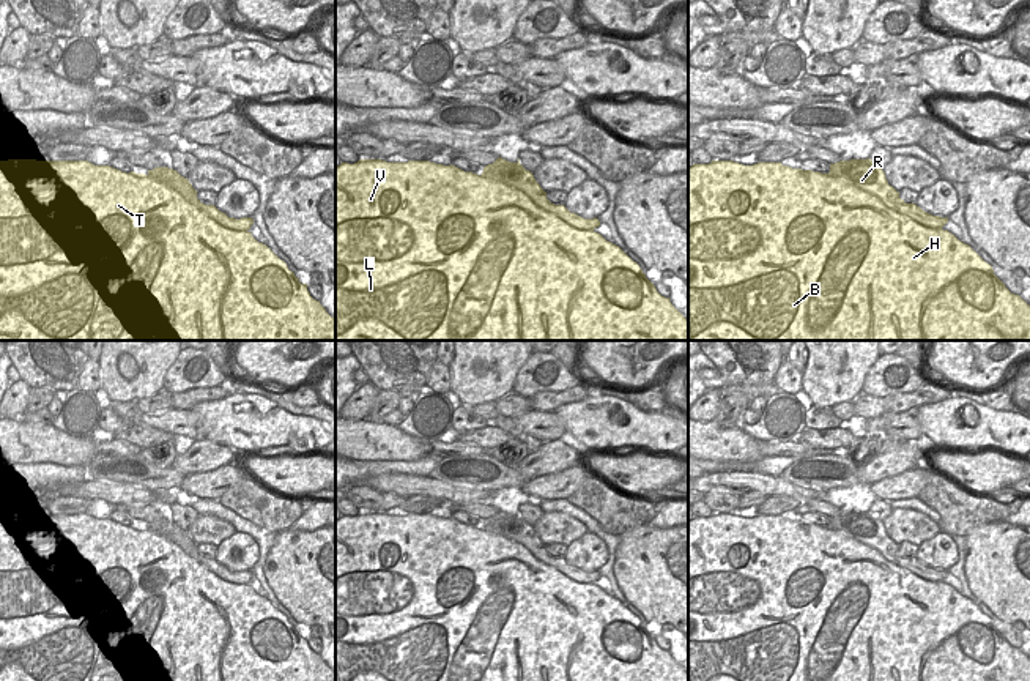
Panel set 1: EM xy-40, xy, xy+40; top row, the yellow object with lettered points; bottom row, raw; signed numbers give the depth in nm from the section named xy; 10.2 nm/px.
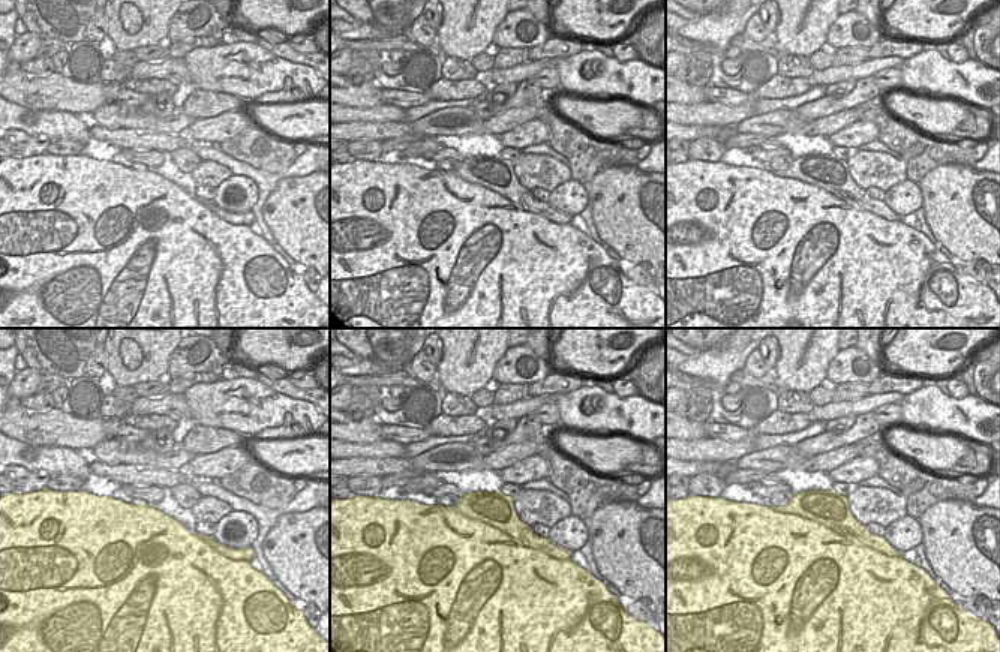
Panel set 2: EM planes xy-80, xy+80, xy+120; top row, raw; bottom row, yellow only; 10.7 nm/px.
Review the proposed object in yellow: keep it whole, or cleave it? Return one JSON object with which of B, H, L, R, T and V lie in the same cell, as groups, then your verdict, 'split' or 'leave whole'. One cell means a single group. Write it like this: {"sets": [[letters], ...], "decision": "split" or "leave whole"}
{"sets": [["B", "H", "L", "T", "V"], ["R"]], "decision": "split"}

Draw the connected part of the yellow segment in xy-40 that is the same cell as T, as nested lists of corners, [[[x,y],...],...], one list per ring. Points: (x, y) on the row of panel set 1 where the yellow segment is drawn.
[[[0,161],[0,340],[335,340],[335,318],[250,232],[222,227],[170,186],[88,161]]]

